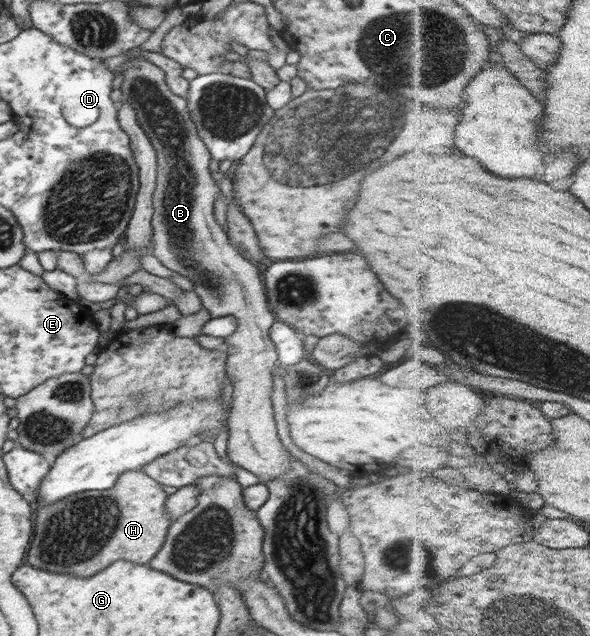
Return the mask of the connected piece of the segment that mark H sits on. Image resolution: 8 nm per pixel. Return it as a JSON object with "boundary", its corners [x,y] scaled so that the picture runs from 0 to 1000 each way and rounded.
{"boundary":[[[237,739],[208,744],[185,770],[122,777],[100,789],[83,792],[83,796],[61,796],[56,813],[59,821],[56,822],[63,827],[59,827],[59,843],[54,843],[49,868],[44,868],[42,884],[66,896],[83,896],[83,899],[97,899],[97,903],[127,903],[137,909],[158,906],[198,881],[219,881],[237,888],[253,887],[276,858],[286,825],[293,821],[281,805],[285,780],[276,772],[276,763],[271,758],[259,755]]]}

